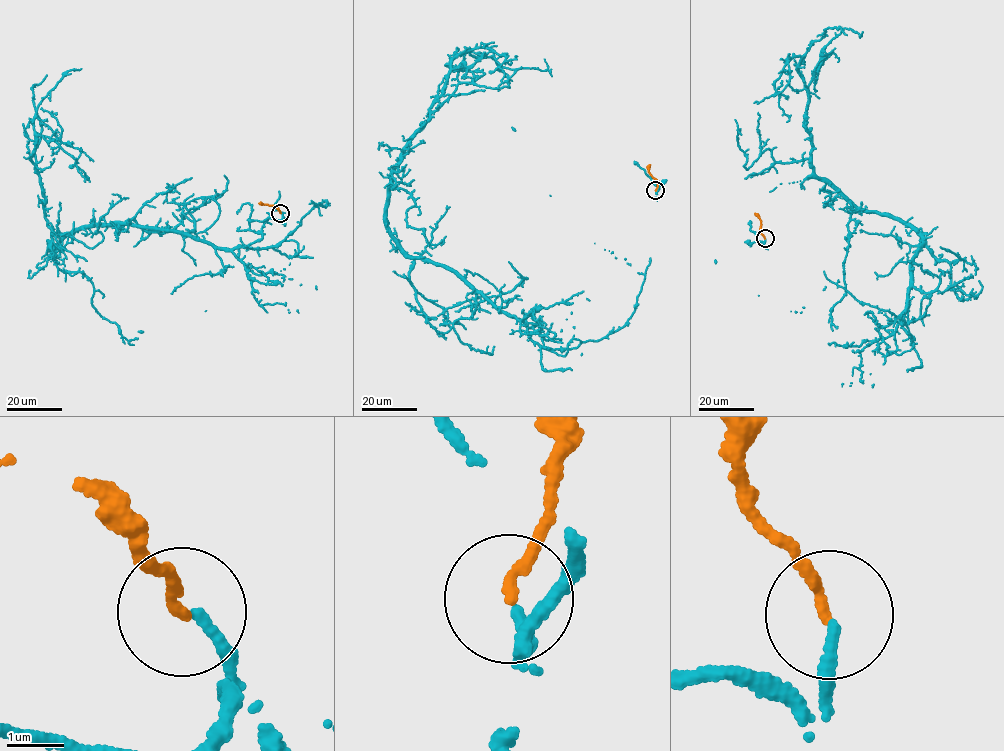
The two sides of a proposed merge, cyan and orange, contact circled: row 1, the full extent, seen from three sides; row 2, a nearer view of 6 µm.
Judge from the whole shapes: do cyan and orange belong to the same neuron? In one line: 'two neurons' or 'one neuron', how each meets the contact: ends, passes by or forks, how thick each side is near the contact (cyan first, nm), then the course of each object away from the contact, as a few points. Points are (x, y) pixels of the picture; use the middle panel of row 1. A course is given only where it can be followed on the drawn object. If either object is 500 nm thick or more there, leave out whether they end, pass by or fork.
one neuron | cyan ends | orange ends | 180/180 nm | cyan via (656, 191), (634, 312), (577, 347), (534, 342), (408, 255), (390, 175), (452, 60), (488, 57), (509, 83) | orange via (656, 190), (658, 185), (649, 173), (650, 164)

